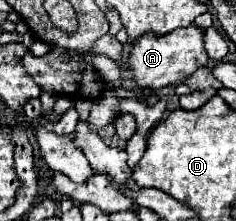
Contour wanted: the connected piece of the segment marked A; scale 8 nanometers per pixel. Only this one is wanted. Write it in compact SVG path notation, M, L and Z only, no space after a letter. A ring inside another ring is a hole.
M187 26L173 30L169 34L157 36L157 34L143 34L133 42L131 54L127 58L131 80L137 88L133 90L159 90L163 86L179 84L187 76L191 76L197 68L205 66L209 62L207 52L203 50L203 30L197 26Z

